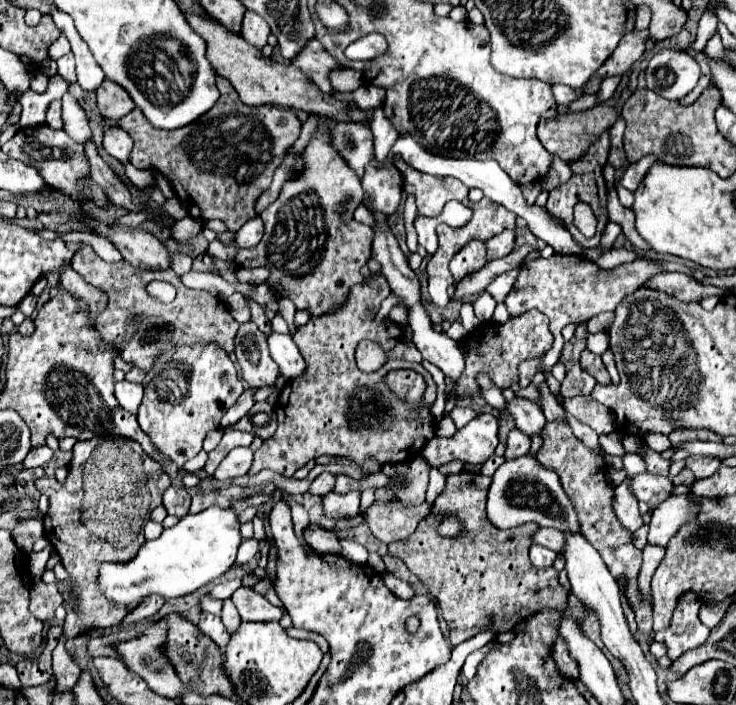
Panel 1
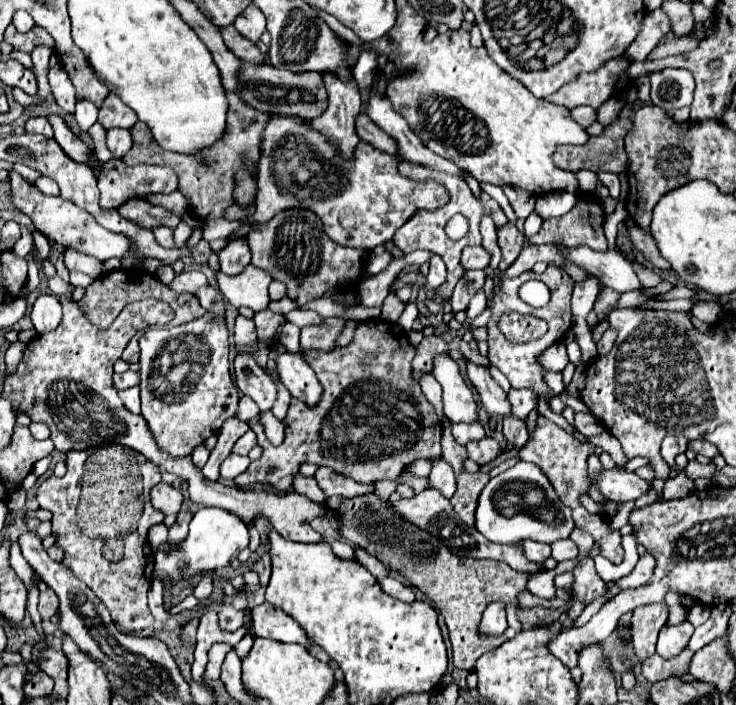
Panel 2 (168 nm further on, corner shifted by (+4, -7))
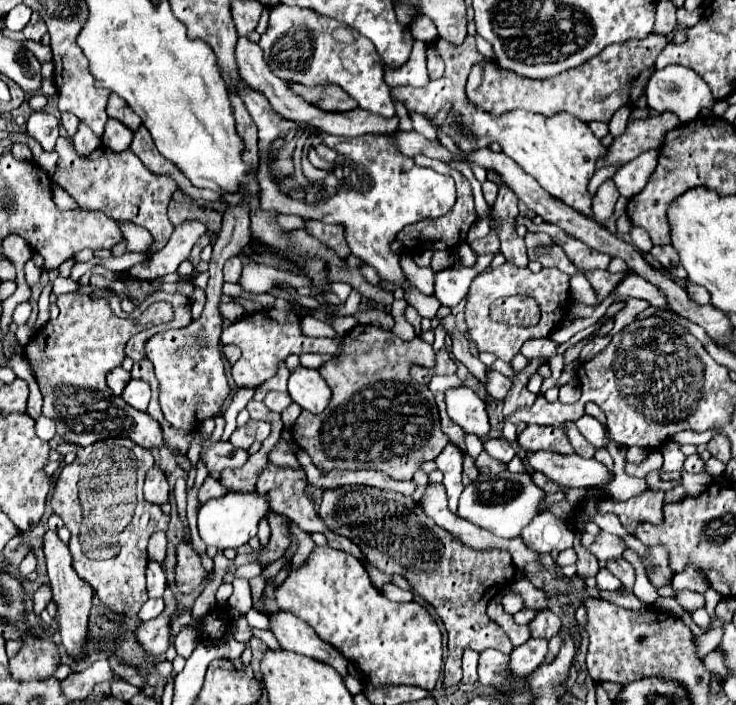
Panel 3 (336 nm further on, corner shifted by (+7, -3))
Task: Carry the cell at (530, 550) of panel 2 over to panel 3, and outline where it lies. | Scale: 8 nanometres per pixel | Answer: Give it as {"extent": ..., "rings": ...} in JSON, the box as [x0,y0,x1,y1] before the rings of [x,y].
{"extent":[522,514,574,554],"rings":[[[540,514],[534,518],[534,522],[530,522],[530,526],[526,526],[526,530],[522,530],[522,540],[530,550],[538,554],[552,550],[560,552],[572,546],[574,530],[570,522],[562,522],[552,514]]]}

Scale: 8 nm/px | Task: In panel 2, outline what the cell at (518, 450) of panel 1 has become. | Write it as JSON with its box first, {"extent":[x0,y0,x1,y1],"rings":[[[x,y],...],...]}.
{"extent":[503,416,529,450],"rings":[[[509,416],[509,418],[503,418],[503,434],[509,442],[515,444],[517,450],[521,450],[529,438],[529,432],[527,432],[527,422],[521,420],[521,418],[515,418],[515,416]]]}

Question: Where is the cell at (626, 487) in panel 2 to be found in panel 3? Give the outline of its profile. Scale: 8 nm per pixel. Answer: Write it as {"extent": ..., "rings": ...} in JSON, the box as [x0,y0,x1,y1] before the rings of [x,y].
{"extent":[526,452,614,488],"rings":[[[526,452],[534,470],[564,488],[602,488],[614,480],[614,474],[598,460],[584,460],[578,454],[562,456],[550,452]]]}

